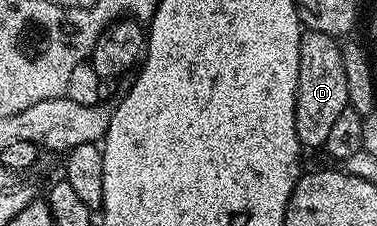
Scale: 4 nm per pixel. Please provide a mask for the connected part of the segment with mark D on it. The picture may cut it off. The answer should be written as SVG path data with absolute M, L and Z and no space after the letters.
M304 30L299 37L299 80L297 81L297 137L304 148L319 147L326 144L329 133L337 117L345 108L347 90L345 89L345 65L343 48L336 36L320 31Z

